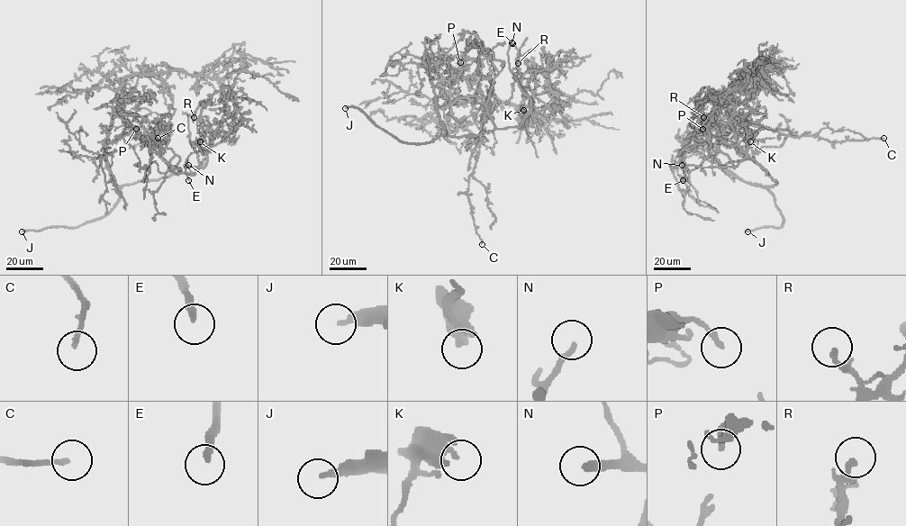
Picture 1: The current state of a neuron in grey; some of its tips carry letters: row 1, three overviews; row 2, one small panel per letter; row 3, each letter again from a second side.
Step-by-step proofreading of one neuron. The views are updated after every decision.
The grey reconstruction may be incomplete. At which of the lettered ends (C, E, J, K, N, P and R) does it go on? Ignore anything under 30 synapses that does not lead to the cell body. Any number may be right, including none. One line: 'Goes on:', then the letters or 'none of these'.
Goes on: E, J, N

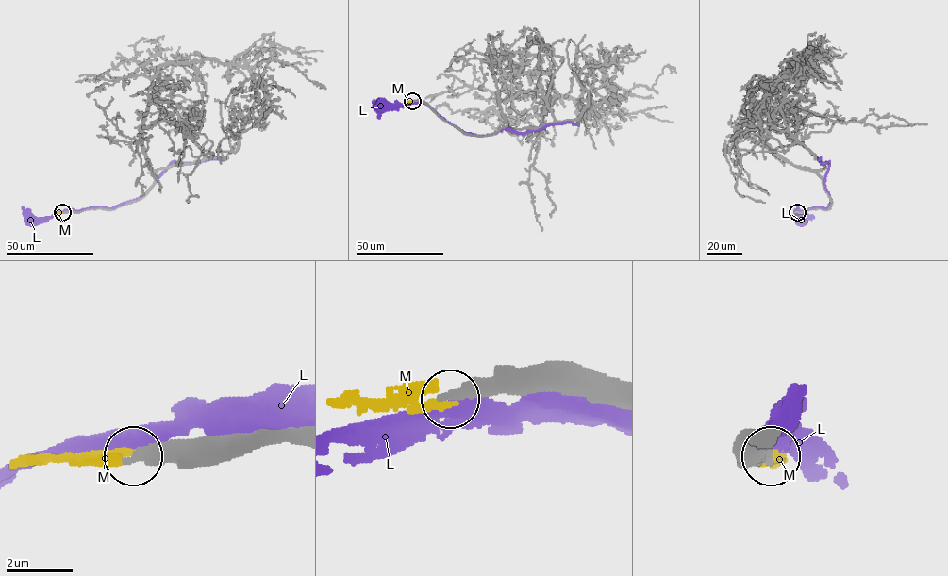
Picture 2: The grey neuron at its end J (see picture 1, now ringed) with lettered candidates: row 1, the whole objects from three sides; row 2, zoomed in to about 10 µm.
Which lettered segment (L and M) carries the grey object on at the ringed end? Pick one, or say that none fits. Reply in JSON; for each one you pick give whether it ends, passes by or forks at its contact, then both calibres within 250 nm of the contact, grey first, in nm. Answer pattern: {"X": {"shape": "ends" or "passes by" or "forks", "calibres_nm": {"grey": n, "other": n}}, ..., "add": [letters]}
{"M": {"shape": "passes by", "calibres_nm": {"grey": 400, "other": 200}}, "add": ["M"]}

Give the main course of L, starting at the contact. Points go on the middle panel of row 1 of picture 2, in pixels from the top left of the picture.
L: (413, 101), (385, 106)

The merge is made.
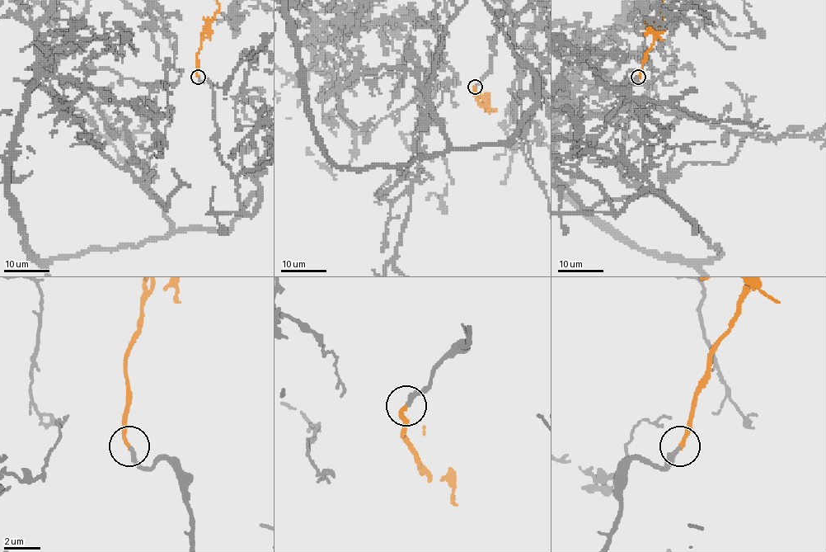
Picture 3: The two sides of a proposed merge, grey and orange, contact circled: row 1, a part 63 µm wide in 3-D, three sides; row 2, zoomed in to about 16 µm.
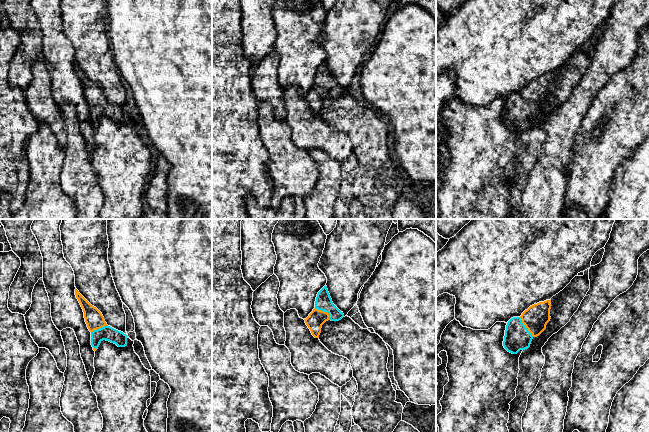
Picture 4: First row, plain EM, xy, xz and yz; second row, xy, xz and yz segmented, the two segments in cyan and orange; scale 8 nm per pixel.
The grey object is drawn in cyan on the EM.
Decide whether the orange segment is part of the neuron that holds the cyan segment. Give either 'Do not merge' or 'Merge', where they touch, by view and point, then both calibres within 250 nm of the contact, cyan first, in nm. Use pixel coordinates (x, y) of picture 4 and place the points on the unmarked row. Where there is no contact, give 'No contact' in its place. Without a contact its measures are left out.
Merge. Touches cyan at xz (324, 87). Thickness 130 nm (cyan) against 140 nm

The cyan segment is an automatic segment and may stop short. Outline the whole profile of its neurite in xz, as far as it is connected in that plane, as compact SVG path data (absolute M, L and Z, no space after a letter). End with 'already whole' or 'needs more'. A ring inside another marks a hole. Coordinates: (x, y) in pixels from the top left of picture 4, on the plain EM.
M325 61L317 70L315 84L304 96L312 111L315 114L319 114L322 101L326 97L339 97L343 93L343 88L333 80L327 62Z; needs more

